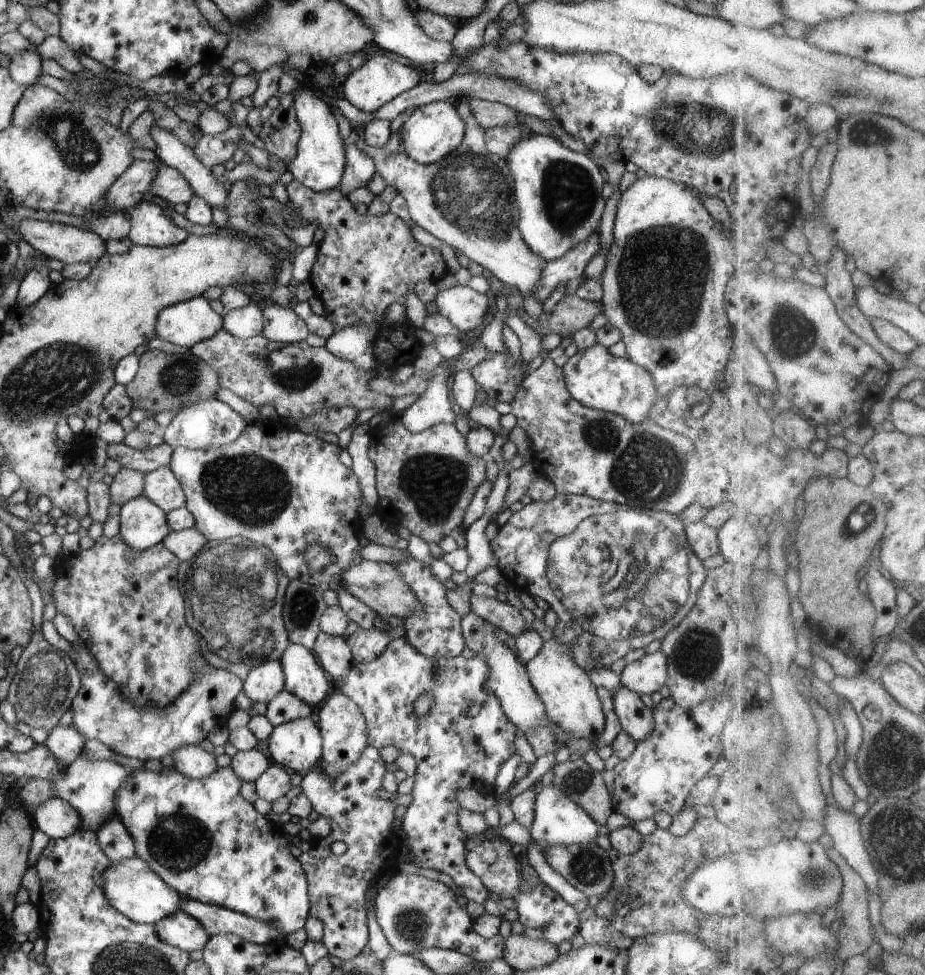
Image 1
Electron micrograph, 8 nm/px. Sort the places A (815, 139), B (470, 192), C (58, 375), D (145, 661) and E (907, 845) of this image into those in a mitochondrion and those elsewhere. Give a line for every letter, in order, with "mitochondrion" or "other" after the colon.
A: other
B: mitochondrion
C: mitochondrion
D: mitochondrion
E: mitochondrion

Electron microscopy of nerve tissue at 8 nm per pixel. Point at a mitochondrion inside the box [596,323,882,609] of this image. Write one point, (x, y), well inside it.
(864, 515)

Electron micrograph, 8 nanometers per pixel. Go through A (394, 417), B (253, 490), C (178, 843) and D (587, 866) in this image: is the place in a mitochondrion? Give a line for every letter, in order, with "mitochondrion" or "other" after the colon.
A: other
B: mitochondrion
C: mitochondrion
D: mitochondrion

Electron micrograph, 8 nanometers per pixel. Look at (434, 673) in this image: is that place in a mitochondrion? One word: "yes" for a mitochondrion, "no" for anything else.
yes

